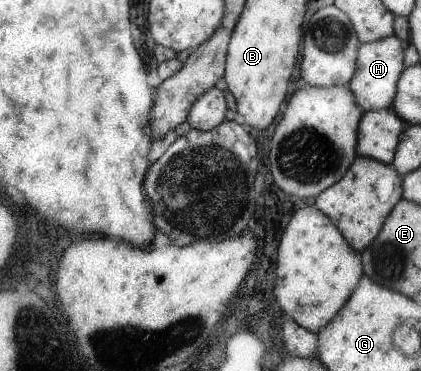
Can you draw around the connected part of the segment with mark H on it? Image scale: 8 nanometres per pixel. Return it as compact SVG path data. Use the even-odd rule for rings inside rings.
M394 33L387 38L375 42L362 43L357 57L356 74L349 81L349 88L356 97L356 102L362 109L378 111L391 106L395 96L395 86L405 66L405 43Z

